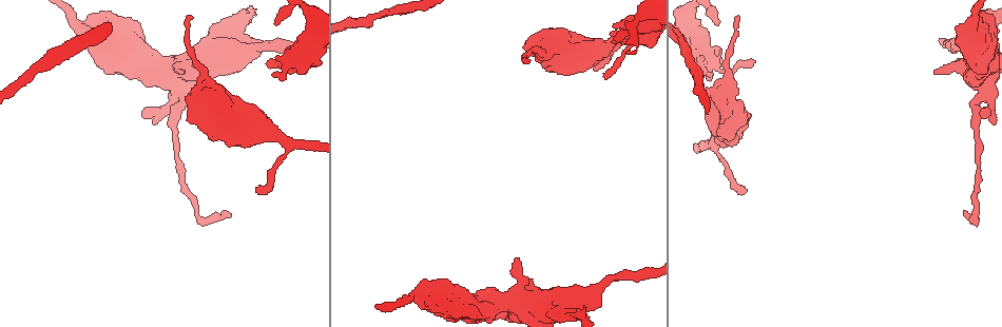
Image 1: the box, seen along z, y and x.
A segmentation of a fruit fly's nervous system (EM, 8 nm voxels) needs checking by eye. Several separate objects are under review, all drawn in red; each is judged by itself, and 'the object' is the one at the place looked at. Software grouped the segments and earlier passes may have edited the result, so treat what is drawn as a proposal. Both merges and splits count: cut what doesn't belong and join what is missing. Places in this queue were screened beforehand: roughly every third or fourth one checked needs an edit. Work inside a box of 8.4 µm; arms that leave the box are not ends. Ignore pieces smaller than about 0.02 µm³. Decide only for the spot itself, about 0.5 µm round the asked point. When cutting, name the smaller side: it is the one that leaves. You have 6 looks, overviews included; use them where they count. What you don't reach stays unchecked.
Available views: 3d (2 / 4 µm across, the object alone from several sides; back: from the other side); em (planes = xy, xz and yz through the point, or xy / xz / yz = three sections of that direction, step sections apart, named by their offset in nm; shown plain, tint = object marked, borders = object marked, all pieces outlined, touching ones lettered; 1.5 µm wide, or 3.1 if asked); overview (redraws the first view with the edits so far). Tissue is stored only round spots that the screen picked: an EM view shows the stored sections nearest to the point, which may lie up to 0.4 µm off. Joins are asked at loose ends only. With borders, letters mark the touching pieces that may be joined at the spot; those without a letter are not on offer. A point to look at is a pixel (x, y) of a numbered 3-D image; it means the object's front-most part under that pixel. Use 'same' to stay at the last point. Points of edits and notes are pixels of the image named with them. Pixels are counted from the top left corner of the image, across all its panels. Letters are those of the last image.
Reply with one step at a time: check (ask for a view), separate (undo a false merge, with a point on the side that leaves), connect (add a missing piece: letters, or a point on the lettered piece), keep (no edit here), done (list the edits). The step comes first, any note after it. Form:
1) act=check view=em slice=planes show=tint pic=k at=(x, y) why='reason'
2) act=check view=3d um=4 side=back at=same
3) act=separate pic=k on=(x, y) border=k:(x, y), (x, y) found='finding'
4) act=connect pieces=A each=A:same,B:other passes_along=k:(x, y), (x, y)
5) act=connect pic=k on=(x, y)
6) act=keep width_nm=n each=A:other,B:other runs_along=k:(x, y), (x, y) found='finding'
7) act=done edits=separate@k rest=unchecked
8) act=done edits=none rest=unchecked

act=check view=3d um=4 pic=1 at=(426, 299) why='sudden change in width'

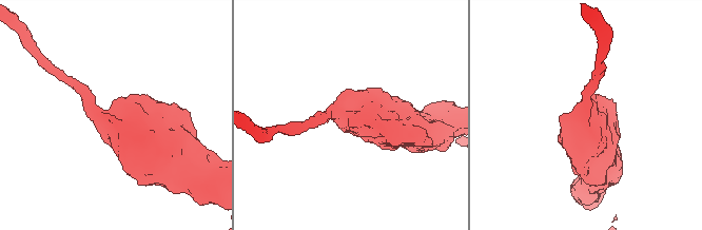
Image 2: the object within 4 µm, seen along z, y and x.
act=check view=em slice=planes show=borders pic=2 at=(114, 125)

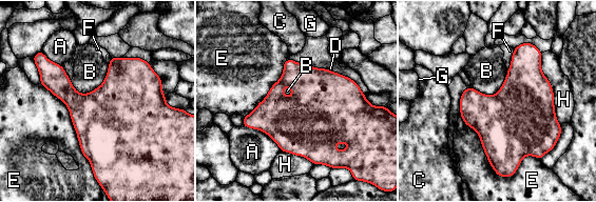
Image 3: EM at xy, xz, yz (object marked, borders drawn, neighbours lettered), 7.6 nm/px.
act=keep longest_contact=E:800nm each=A:other,B:other,C:other,D:other,E:other,F:other,G:other,H:other found='all the same neuron'

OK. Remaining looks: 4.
act=check view=em slice=xy step=4 show=borders pic=1 at=(256, 189) why='tapers out'

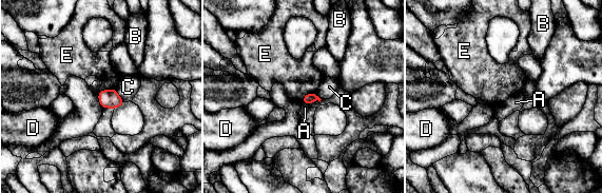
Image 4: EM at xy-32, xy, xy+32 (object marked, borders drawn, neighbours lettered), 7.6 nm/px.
act=keep each=A:other,B:other,C:other,D:other,E:other border=4:(115, 88), (101, 90), (97, 94) found='none of them fits'

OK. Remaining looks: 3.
act=check view=3d um=4 side=back pic=1 at=(613, 41)

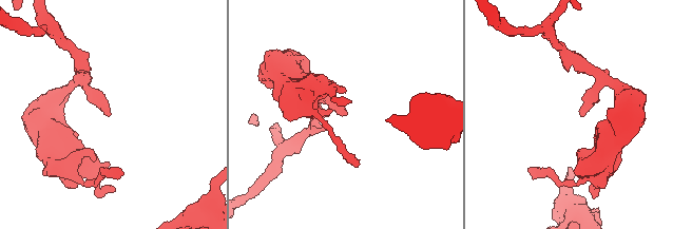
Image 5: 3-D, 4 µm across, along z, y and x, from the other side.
act=check view=em slice=yz step=8 show=borders pic=5 at=(343, 113) why='need the tissue'

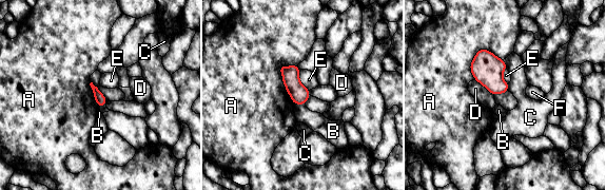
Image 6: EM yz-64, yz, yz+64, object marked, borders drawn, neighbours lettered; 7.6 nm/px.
act=keep each=A:other,B:other,C:other,D:other,E:other,F:other border=6:(97, 88), (108, 100) found='no lettered piece goes on from it'

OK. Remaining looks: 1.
act=done edits=none rest=unchecked

